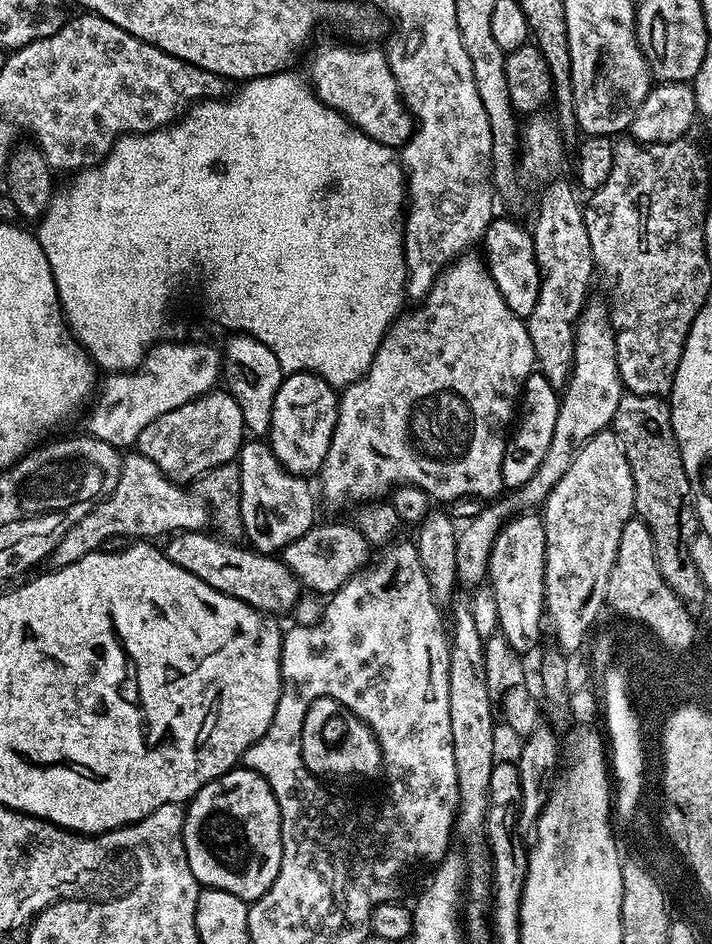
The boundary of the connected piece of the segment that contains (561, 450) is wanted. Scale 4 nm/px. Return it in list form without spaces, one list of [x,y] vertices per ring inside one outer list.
[[[589,299],[575,323],[572,372],[558,400],[554,438],[550,438],[546,458],[542,458],[542,466],[534,470],[530,482],[509,491],[512,492],[509,496],[501,495],[495,502],[489,503],[492,504],[489,508],[482,509],[457,533],[456,579],[461,585],[470,586],[469,589],[479,589],[485,583],[494,538],[498,538],[500,527],[521,512],[539,509],[550,490],[558,486],[558,478],[566,474],[568,463],[575,456],[576,449],[594,434],[605,431],[611,425],[614,410],[618,410],[622,385],[616,361],[616,335],[612,332],[612,319],[608,317],[609,305],[603,299],[600,300]]]

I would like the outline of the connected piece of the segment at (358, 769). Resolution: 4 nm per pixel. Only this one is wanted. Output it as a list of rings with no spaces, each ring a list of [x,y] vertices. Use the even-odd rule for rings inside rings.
[[[318,698],[309,703],[300,720],[302,758],[313,776],[368,776],[382,768],[380,747],[376,736],[352,712],[330,698]]]

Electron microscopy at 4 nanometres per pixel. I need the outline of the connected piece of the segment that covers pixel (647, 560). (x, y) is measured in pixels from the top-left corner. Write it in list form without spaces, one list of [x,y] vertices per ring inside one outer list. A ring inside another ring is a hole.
[[[633,518],[622,526],[622,539],[618,542],[618,554],[608,579],[609,609],[613,608],[620,616],[633,620],[636,624],[645,624],[662,643],[672,652],[680,654],[696,640],[696,624],[692,621],[689,605],[684,604],[666,586],[662,574],[658,570],[658,562],[654,554],[654,542],[650,538],[647,524],[639,518]]]

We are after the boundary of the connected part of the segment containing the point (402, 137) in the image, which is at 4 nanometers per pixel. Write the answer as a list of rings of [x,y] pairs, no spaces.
[[[343,43],[324,44],[313,54],[307,76],[312,91],[323,104],[342,113],[355,128],[374,138],[374,142],[382,142],[387,148],[403,149],[404,143],[412,137],[414,121],[400,97],[394,74],[390,74],[383,47]]]

